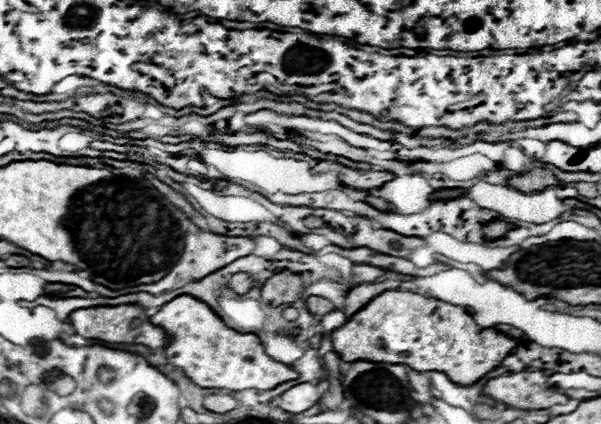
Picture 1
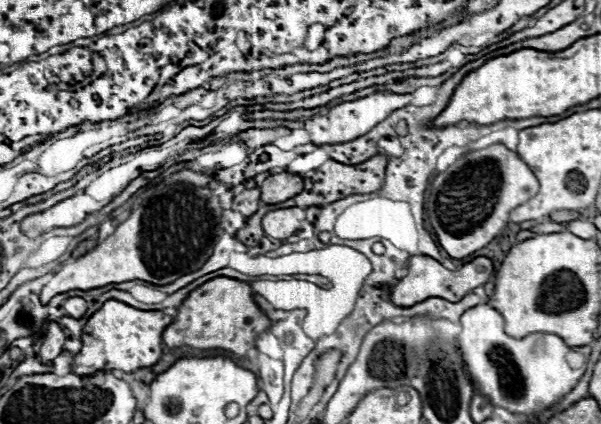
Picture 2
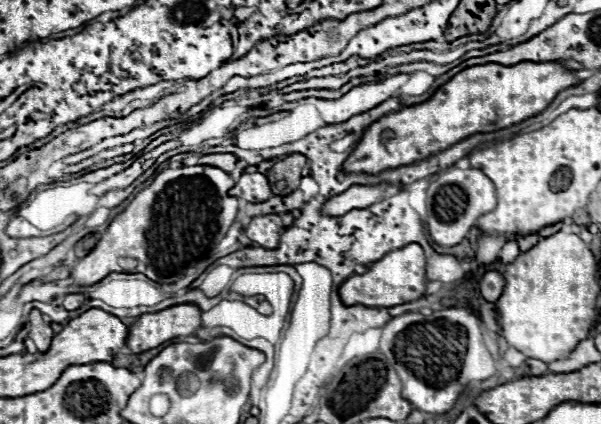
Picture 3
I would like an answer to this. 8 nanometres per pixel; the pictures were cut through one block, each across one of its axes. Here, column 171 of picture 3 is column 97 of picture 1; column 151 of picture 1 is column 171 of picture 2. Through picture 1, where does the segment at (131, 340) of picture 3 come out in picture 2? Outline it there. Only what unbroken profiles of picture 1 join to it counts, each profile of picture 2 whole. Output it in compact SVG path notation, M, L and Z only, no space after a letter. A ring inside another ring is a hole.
M220 276L204 282L184 298L184 302L178 306L178 314L174 316L172 324L164 330L162 340L168 348L224 348L234 352L238 358L244 358L254 350L254 340L264 330L268 330L268 326L270 320L252 300L250 284Z

